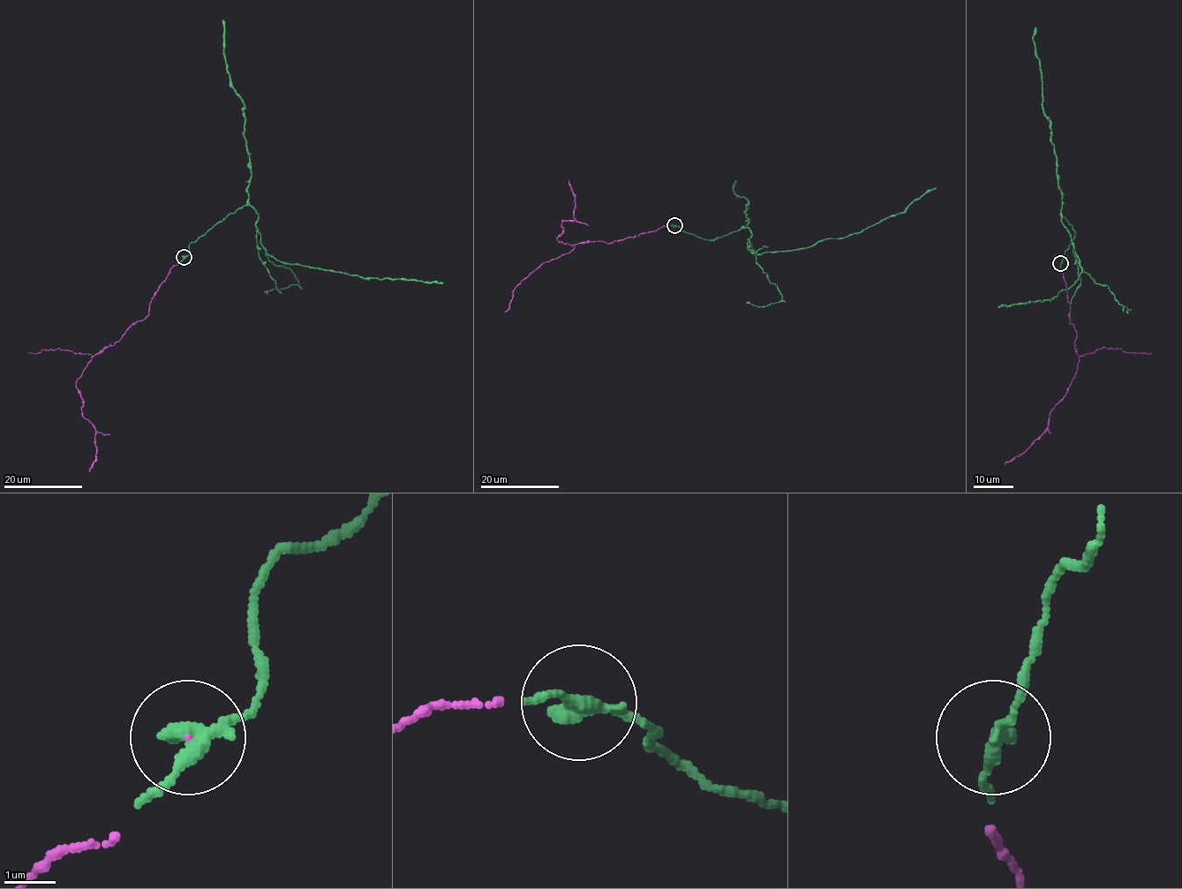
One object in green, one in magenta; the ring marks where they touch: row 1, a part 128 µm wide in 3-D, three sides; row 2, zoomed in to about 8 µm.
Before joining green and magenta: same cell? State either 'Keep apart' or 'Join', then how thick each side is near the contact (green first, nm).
Join. Thickness 320 nm (green) against 30 nm

